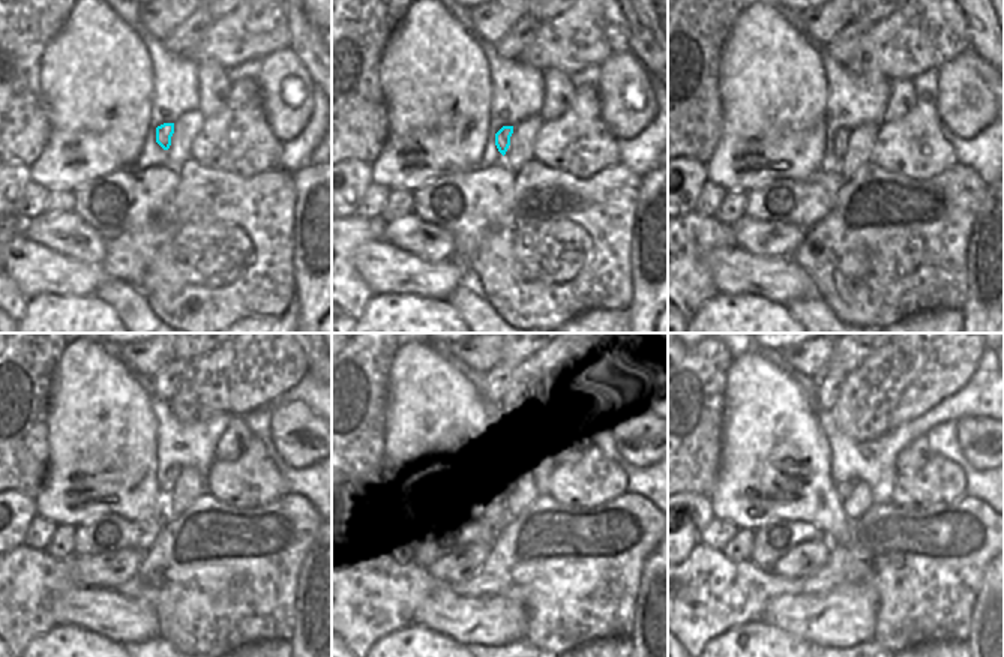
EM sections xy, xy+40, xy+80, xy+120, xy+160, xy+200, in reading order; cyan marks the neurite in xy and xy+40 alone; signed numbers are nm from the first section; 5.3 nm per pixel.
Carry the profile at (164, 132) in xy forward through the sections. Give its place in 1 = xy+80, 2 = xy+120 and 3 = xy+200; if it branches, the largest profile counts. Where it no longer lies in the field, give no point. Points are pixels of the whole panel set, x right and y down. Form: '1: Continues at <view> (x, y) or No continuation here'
1: Continues at xy+80 (842, 135)
2: Continues at xy+120 (171, 474)
3: Continues at xy+200 (845, 488).

